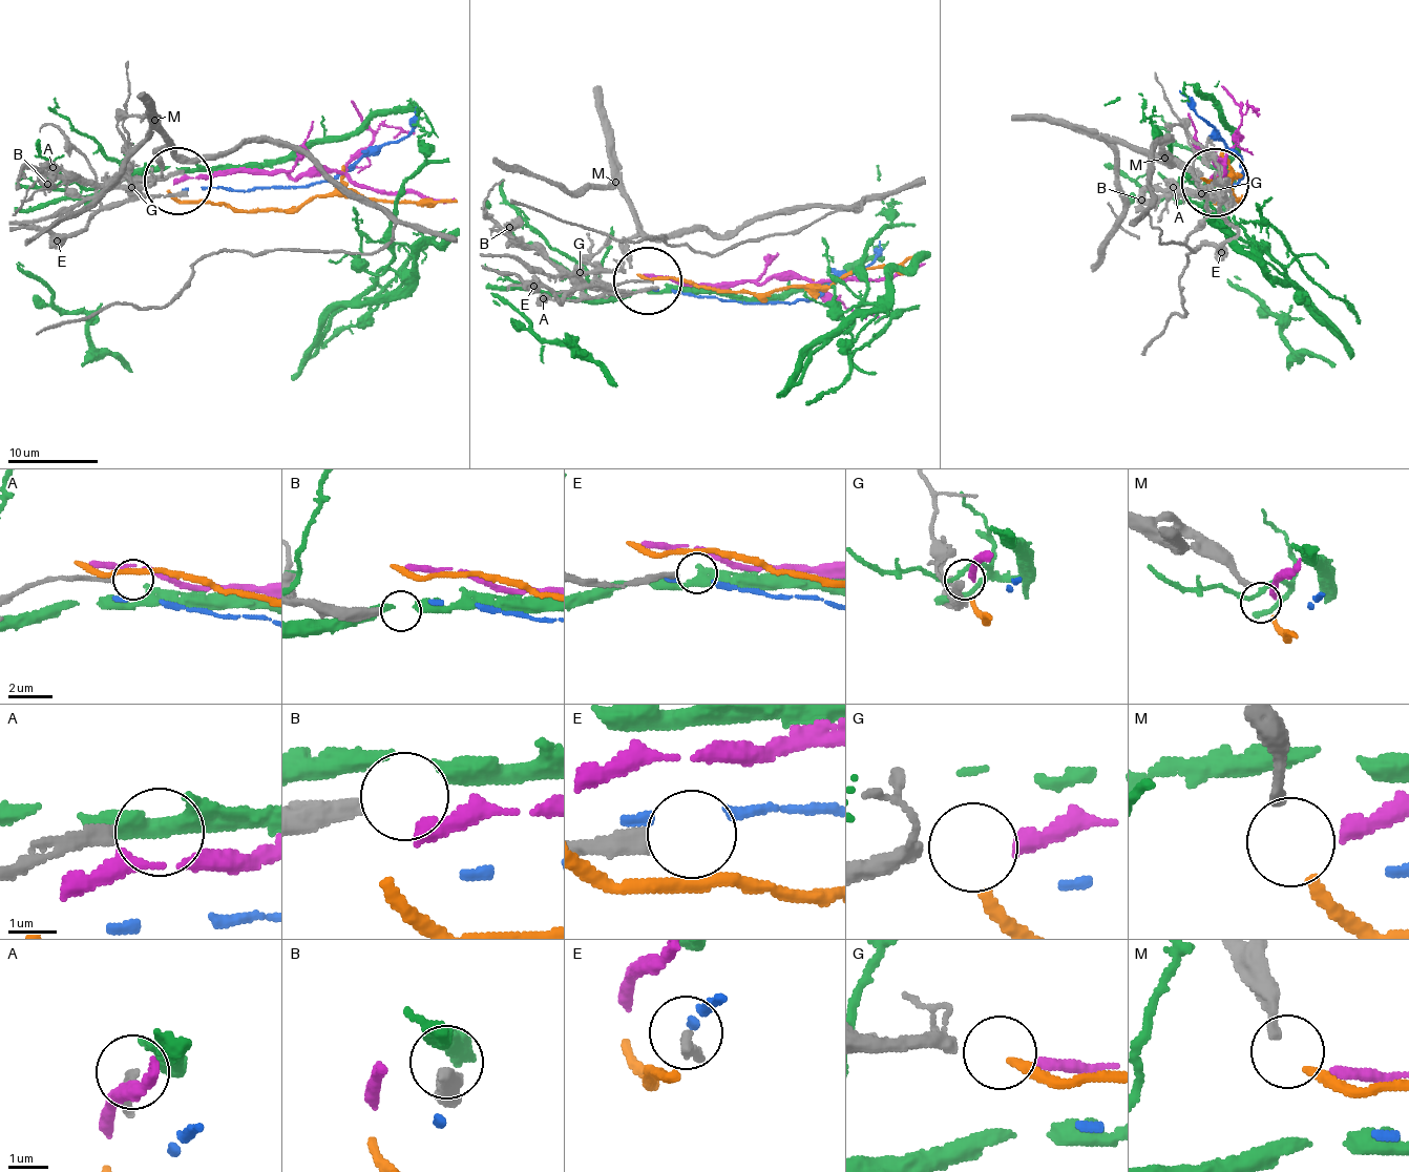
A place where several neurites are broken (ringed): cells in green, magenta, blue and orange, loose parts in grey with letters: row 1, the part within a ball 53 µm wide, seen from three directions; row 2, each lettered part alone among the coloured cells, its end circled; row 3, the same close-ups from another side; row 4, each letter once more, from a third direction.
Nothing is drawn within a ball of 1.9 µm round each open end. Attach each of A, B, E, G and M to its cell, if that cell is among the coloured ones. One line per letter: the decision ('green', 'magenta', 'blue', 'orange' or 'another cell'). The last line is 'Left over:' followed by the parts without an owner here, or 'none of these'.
A: another cell
B: another cell
E: another cell
G: magenta
M: orange
Left over: A, B, E

